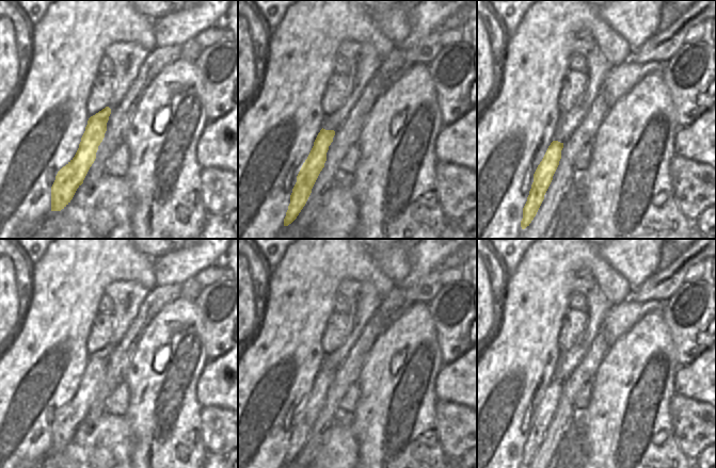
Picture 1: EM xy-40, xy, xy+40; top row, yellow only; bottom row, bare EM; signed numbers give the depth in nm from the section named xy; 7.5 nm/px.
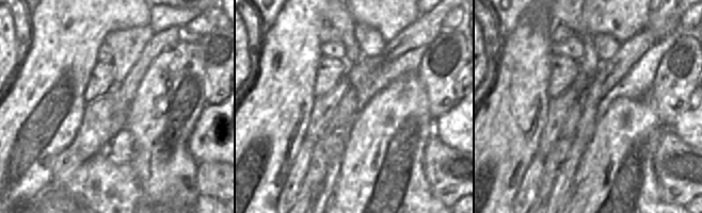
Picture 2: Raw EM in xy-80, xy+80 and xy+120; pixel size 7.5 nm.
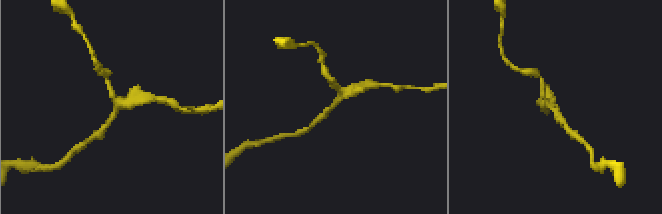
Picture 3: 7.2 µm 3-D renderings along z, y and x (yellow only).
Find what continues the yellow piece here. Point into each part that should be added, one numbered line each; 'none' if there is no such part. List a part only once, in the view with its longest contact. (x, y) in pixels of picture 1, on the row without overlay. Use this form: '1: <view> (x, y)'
none

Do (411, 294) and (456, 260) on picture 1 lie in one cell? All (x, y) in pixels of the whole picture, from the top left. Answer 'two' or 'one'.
one

